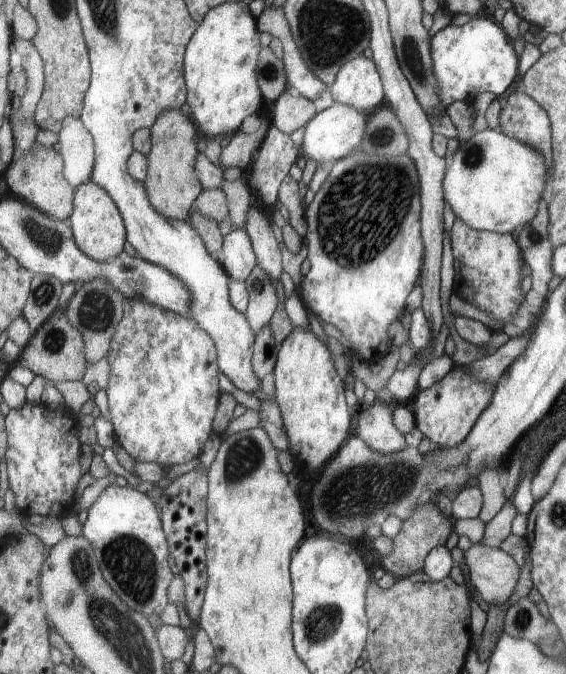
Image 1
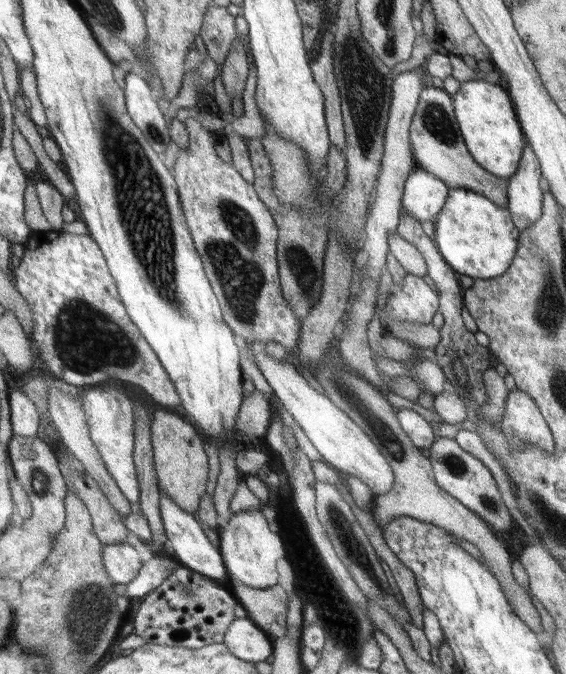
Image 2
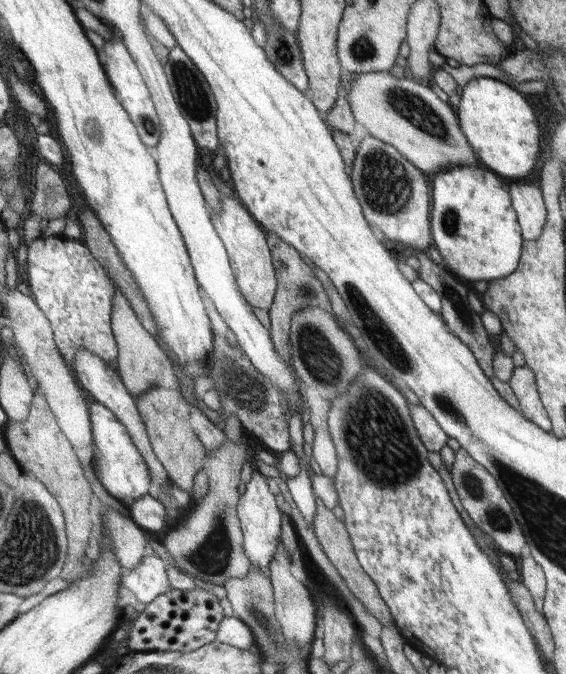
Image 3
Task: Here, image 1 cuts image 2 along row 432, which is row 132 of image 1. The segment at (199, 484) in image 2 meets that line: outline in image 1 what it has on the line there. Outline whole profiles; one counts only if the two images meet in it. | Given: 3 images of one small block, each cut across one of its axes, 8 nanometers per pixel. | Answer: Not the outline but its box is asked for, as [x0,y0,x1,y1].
[143,109,201,220]

